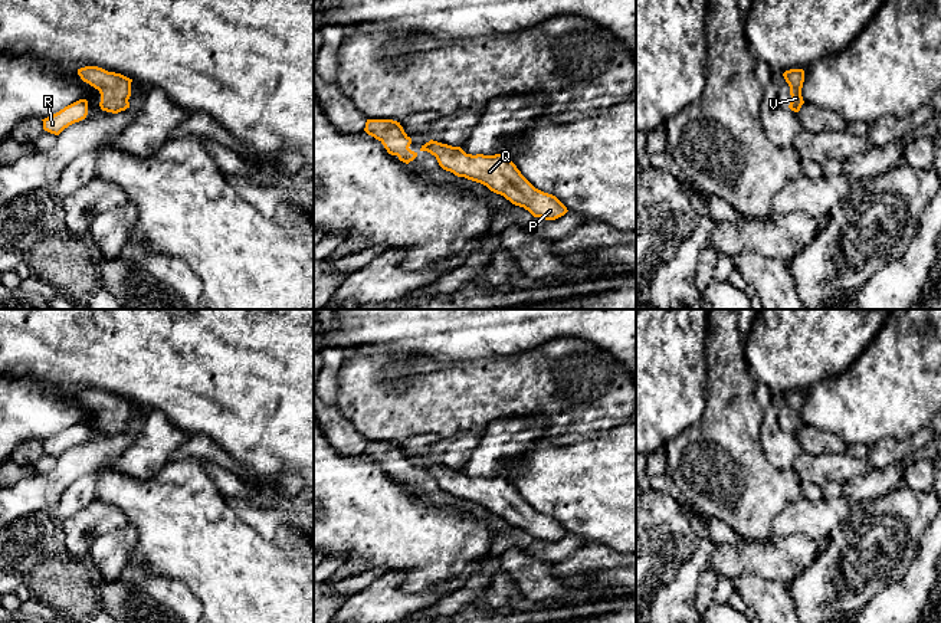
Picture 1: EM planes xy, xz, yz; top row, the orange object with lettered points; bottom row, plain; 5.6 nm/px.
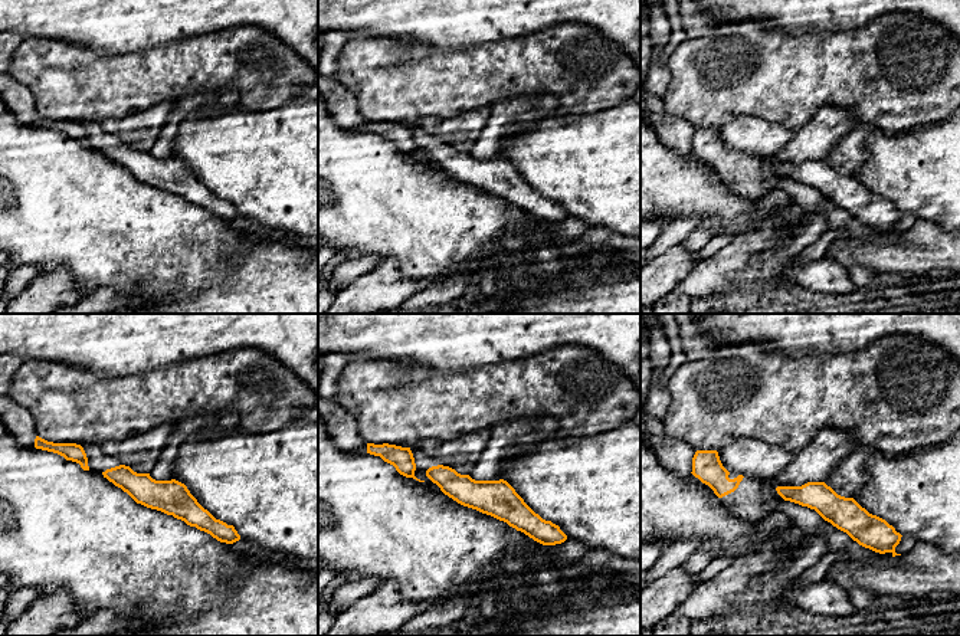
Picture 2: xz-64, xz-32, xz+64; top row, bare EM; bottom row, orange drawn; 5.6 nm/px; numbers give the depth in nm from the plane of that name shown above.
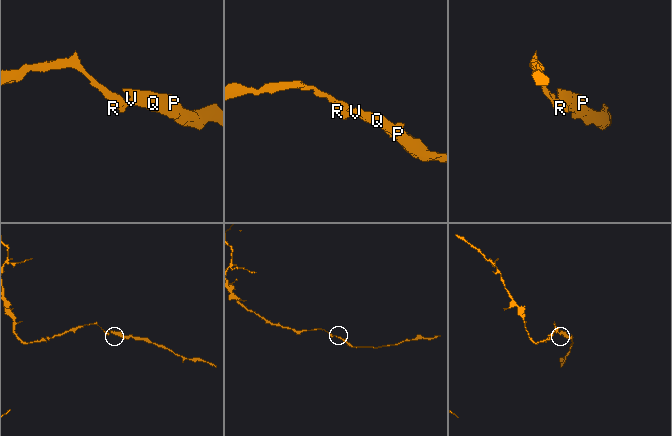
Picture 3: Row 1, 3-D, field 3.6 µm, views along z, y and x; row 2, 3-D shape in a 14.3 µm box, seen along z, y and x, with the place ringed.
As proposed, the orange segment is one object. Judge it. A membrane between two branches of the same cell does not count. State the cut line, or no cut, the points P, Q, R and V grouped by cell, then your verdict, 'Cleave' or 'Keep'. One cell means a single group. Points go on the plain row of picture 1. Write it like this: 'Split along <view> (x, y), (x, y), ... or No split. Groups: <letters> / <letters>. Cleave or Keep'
Split along xz (423, 468), (426, 472). Groups: P Q V / R. Cleave

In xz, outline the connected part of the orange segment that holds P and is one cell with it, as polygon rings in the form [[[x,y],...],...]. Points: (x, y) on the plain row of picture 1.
[[[433,462],[426,465],[424,469],[427,475],[436,479],[443,492],[486,508],[512,527],[524,529],[534,540],[555,542],[568,534],[555,518],[535,511],[505,475],[472,478],[466,476],[460,469]]]

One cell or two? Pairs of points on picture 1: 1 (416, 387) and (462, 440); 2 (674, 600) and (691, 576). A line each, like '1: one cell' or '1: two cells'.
1: two cells
2: one cell

